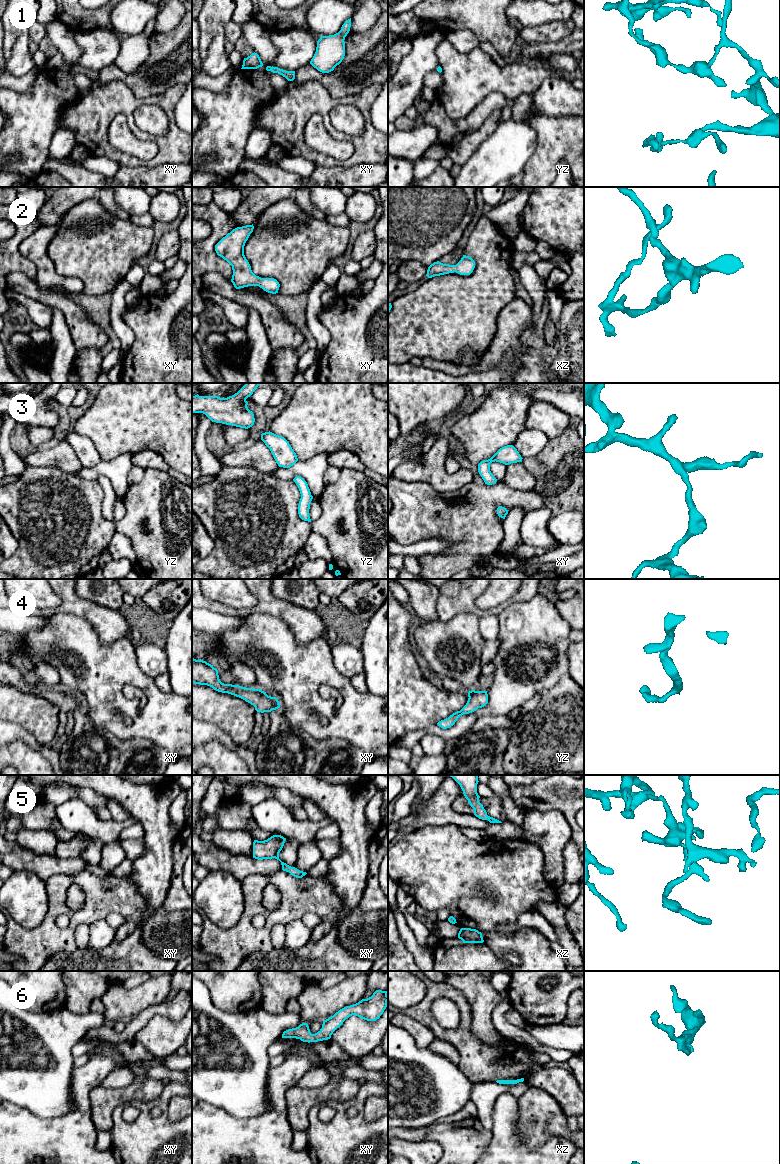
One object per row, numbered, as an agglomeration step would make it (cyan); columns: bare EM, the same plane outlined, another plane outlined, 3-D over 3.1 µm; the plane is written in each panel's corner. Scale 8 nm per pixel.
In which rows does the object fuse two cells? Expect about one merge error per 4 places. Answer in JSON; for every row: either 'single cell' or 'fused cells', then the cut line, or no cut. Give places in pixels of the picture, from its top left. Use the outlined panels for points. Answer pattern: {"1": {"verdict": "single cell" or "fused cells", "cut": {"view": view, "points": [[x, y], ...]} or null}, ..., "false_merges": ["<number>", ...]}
{"1": {"verdict": "single cell", "cut": null}, "2": {"verdict": "single cell", "cut": null}, "3": {"verdict": "single cell", "cut": null}, "4": {"verdict": "single cell", "cut": null}, "5": {"verdict": "single cell", "cut": null}, "6": {"verdict": "single cell", "cut": null}, "false_merges": []}

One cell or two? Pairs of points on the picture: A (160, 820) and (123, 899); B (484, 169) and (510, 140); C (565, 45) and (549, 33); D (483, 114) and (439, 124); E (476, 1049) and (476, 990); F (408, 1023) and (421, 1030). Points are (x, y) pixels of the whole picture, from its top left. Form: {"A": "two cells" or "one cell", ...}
{"A": "two cells", "B": "one cell", "C": "two cells", "D": "one cell", "E": "two cells", "F": "one cell"}

